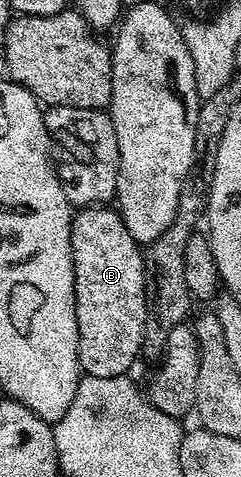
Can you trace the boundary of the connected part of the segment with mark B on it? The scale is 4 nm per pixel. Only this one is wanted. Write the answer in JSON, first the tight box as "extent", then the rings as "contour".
{"extent":[71,206,149,378],"contour":[[[96,206],[81,208],[71,218],[71,253],[75,263],[75,313],[77,314],[77,330],[79,331],[79,367],[86,375],[97,378],[113,378],[128,375],[132,370],[131,363],[141,356],[143,333],[149,319],[149,297],[147,295],[147,274],[145,271],[145,256],[141,245],[125,230],[125,222],[119,217],[118,211],[111,206]]]}

